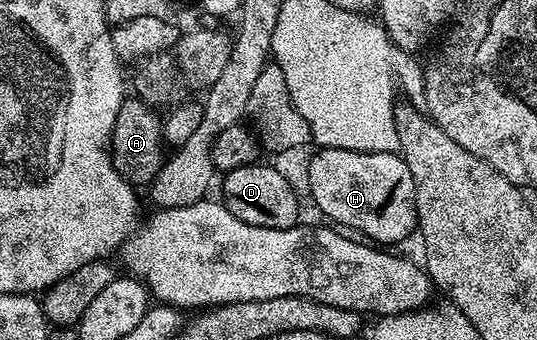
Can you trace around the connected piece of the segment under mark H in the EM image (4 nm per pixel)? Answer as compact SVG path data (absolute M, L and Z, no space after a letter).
M325 148L315 152L319 153L313 154L307 165L307 185L311 188L311 197L315 200L316 207L328 217L328 222L356 234L364 233L368 242L379 247L395 247L398 241L403 241L411 232L416 232L419 216L415 210L413 175L409 175L409 167L398 152L366 153Z

